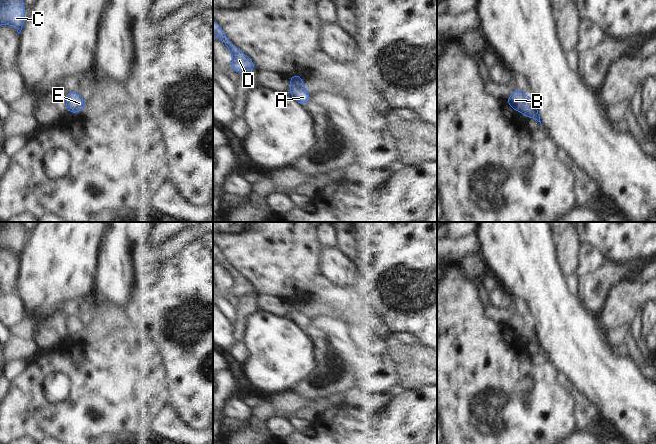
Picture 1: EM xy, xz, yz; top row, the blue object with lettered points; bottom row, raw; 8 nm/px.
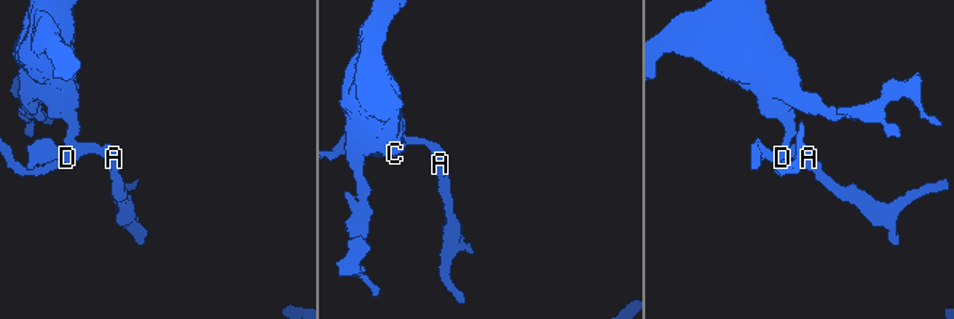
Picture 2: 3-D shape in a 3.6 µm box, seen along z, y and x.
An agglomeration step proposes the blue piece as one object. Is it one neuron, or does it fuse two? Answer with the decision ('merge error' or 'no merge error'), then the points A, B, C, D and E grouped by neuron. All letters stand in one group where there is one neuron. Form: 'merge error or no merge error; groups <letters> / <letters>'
no merge error; groups A B C D E

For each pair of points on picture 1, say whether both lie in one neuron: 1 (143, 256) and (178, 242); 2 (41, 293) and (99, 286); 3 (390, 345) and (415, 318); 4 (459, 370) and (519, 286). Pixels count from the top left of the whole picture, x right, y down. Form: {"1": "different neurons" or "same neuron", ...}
{"1": "same neuron", "2": "different neurons", "3": "different neurons", "4": "different neurons"}

